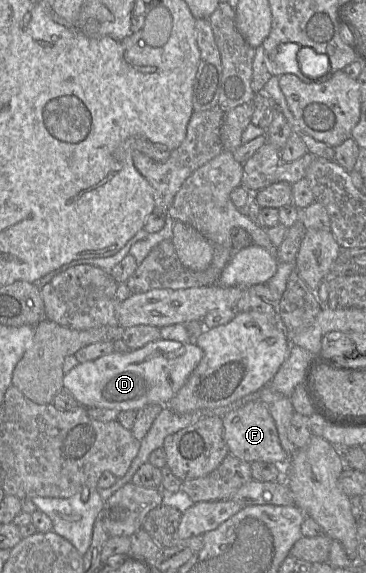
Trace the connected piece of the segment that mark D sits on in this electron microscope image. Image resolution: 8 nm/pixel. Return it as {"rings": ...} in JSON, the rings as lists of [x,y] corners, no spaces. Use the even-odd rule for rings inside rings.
{"rings":[[[160,339],[129,353],[111,353],[98,359],[78,364],[63,380],[64,389],[69,391],[80,405],[86,408],[107,408],[137,411],[148,404],[167,404],[183,387],[190,374],[203,358],[203,350],[195,343],[181,343]]]}

